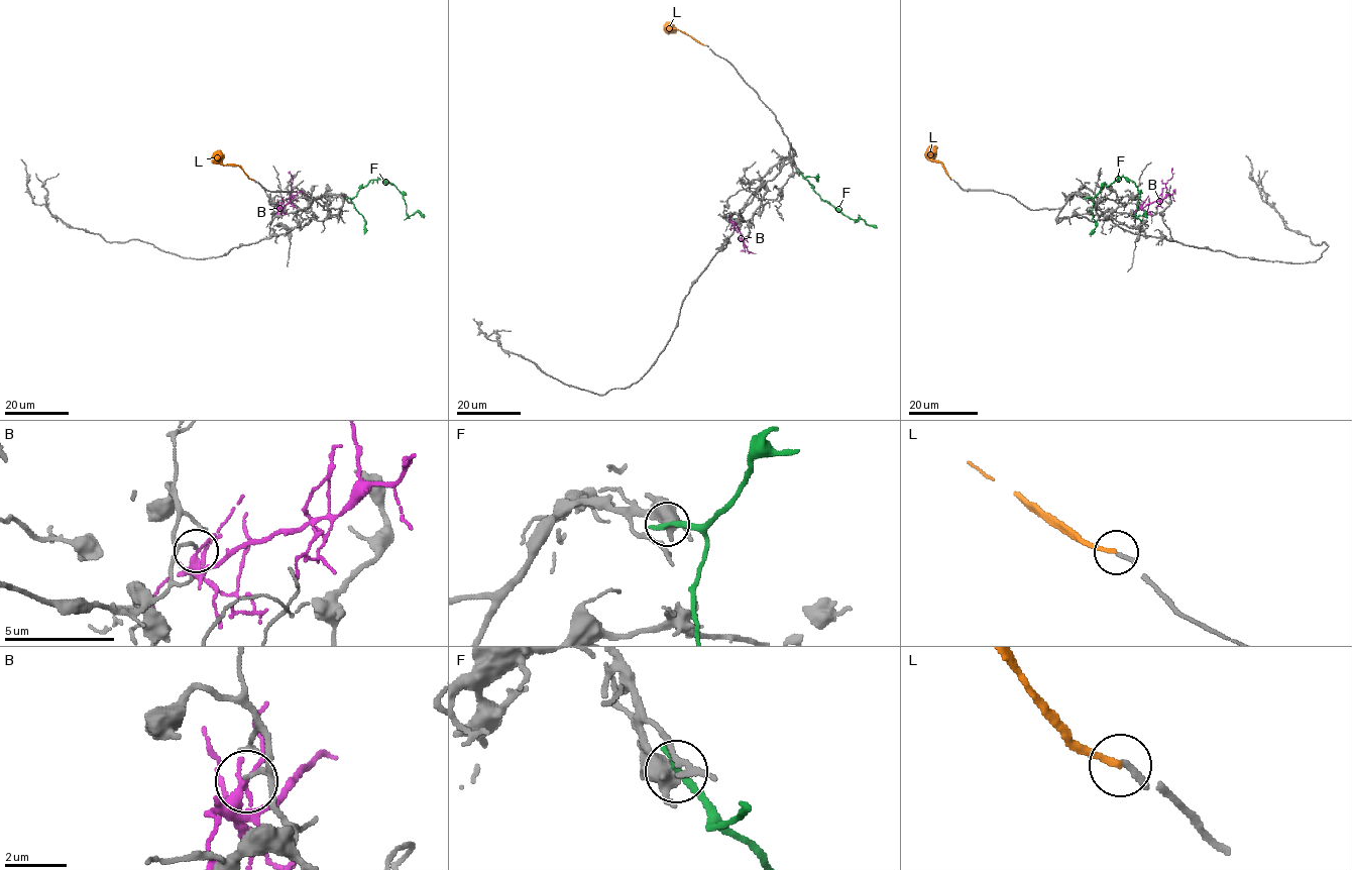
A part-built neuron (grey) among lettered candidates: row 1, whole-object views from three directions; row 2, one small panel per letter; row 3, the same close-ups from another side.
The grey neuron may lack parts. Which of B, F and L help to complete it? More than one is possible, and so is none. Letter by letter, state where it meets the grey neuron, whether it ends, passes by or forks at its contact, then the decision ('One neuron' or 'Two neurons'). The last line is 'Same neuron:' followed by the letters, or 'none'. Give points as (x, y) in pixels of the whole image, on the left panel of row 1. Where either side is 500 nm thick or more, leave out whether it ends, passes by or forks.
B: Touches grey at (282, 205). It forks there. Two neurons
F: Touches grey at (347, 198). It ends there. Two neurons
L: Touches grey at (253, 180). It ends there. Two neurons
Same neuron: none

